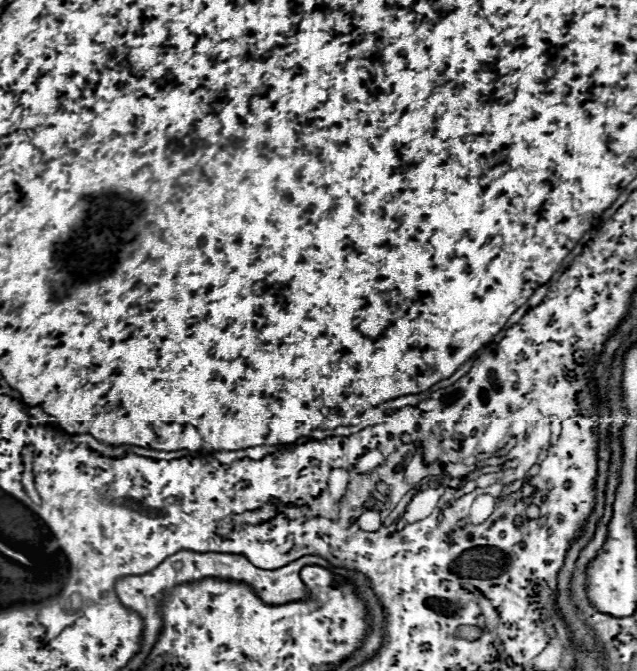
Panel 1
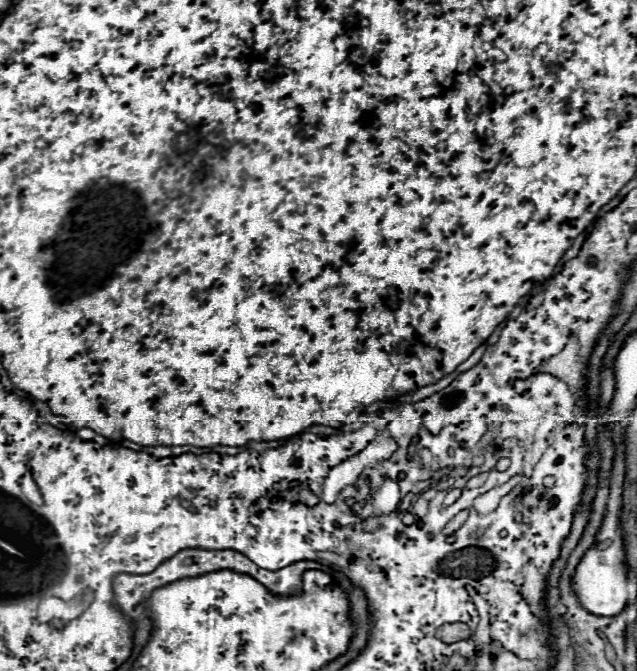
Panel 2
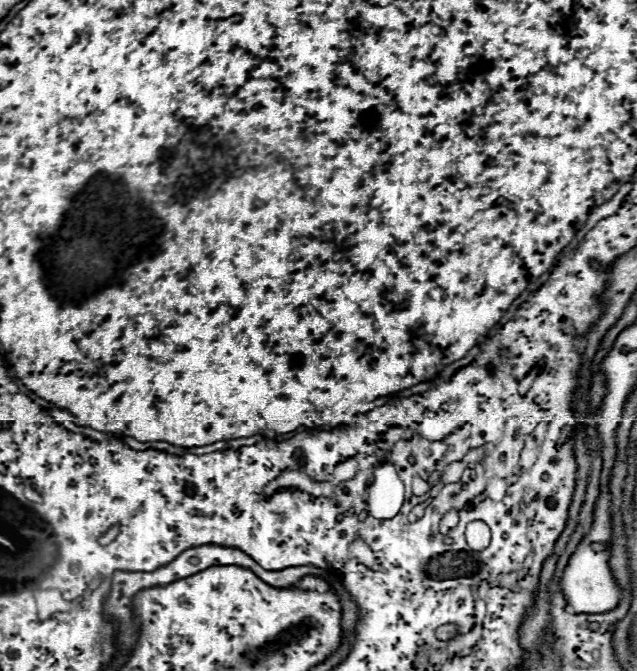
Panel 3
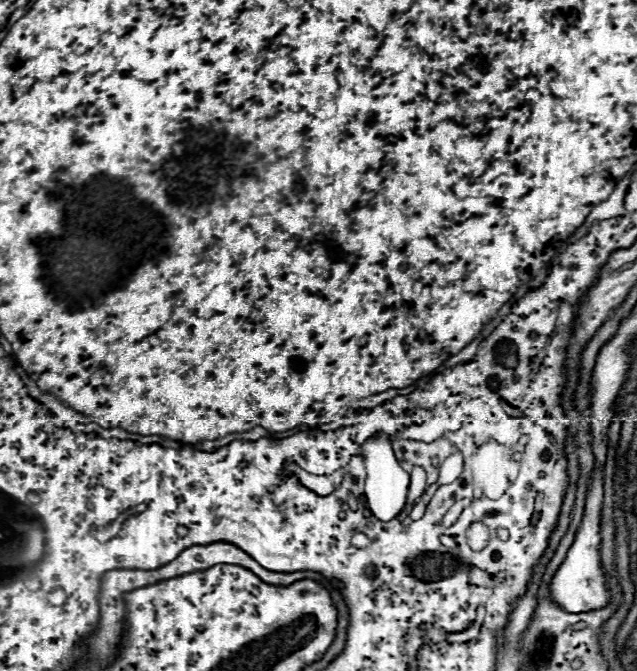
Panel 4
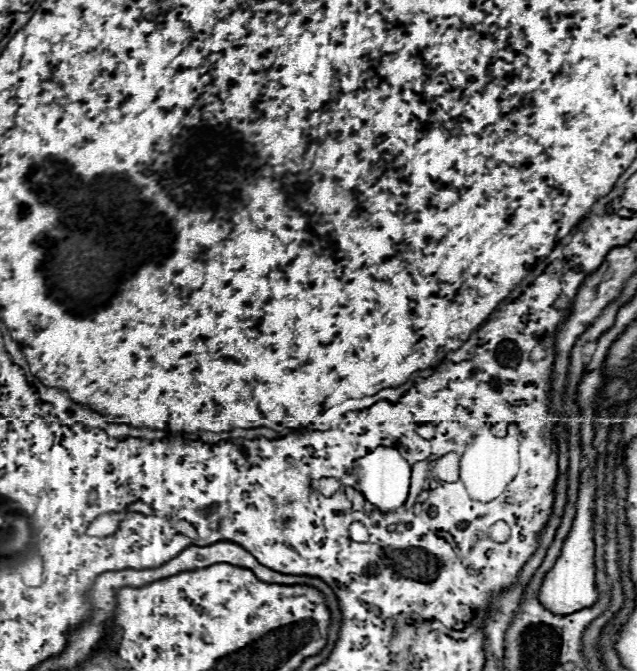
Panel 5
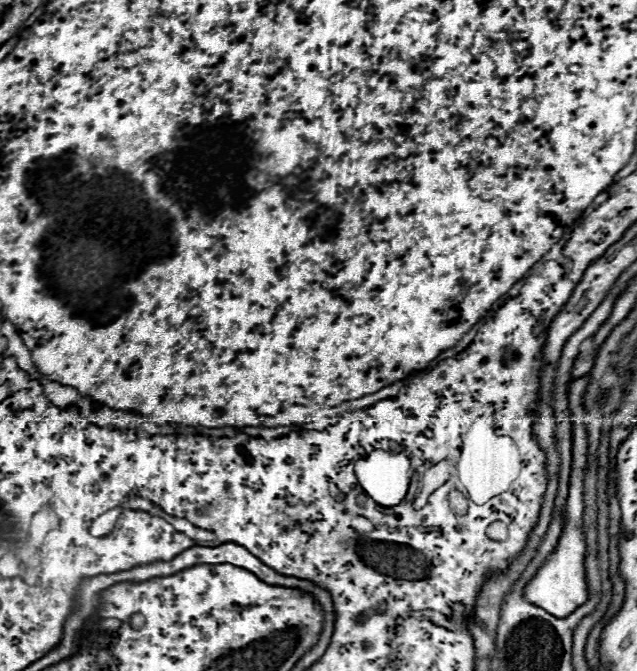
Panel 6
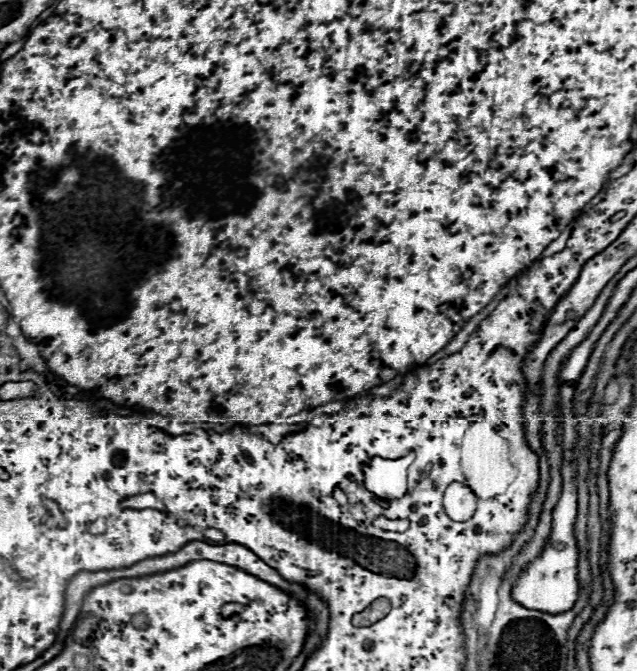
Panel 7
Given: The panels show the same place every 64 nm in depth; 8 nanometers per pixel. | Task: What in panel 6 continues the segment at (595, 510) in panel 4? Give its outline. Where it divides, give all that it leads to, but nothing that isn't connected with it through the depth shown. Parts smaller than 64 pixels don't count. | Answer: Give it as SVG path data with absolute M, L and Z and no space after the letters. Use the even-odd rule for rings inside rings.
M570 482L568 498L564 504L564 514L562 514L564 528L558 538L558 544L556 544L554 552L548 556L548 560L530 578L530 582L526 582L524 592L522 592L524 600L530 600L530 604L538 604L538 608L544 608L552 616L560 616L560 618L568 616L570 612L574 612L580 604L584 604L588 600L588 586L586 586L584 564L582 564L584 550L586 550L582 530L580 530L582 510L584 510L582 482Z

